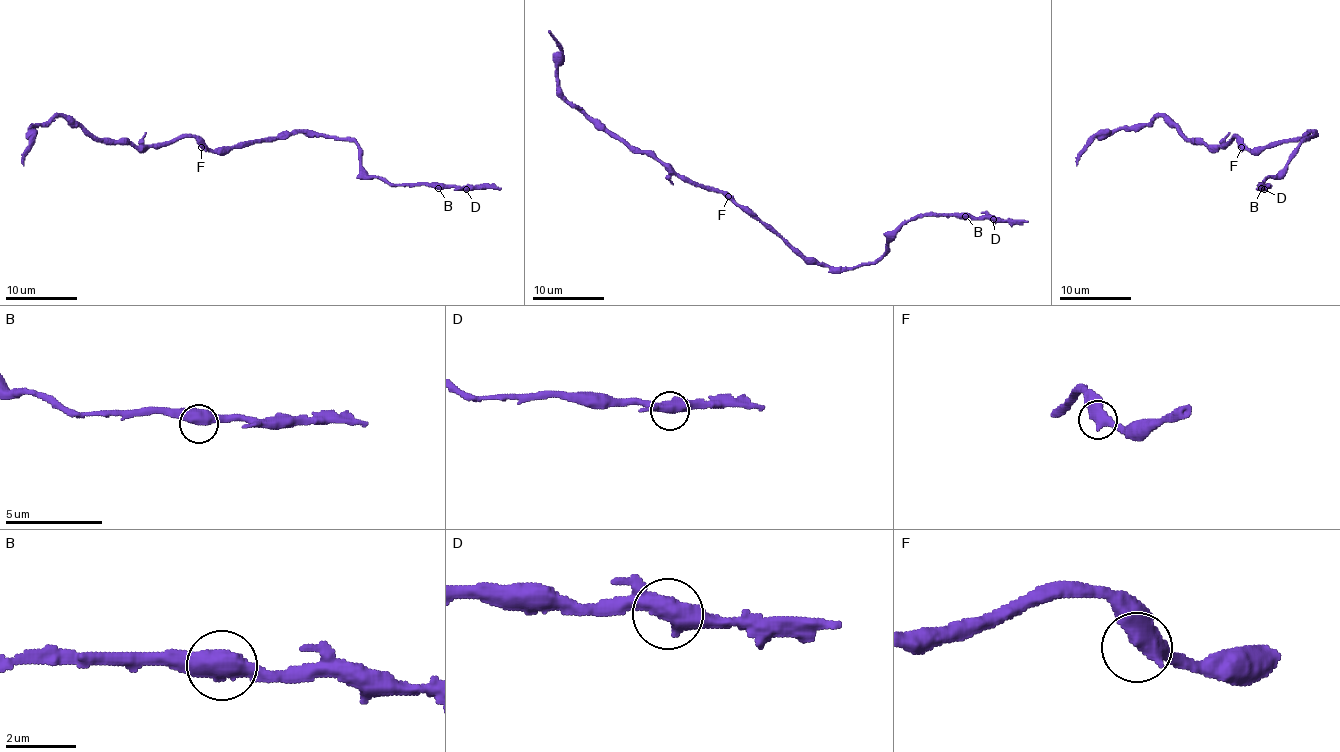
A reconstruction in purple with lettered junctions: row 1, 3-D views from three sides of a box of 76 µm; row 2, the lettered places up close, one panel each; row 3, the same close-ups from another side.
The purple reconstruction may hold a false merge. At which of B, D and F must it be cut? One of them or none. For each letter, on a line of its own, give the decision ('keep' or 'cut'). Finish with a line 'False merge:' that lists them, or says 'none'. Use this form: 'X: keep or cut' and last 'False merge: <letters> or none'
B: keep
D: keep
F: keep
False merge: none

